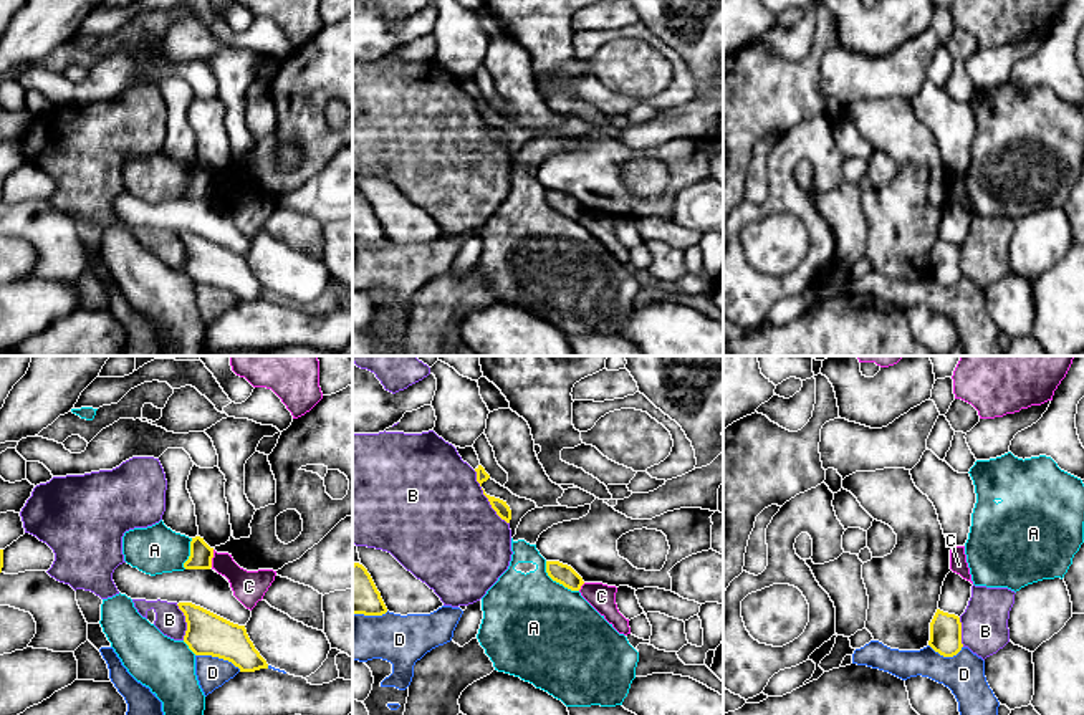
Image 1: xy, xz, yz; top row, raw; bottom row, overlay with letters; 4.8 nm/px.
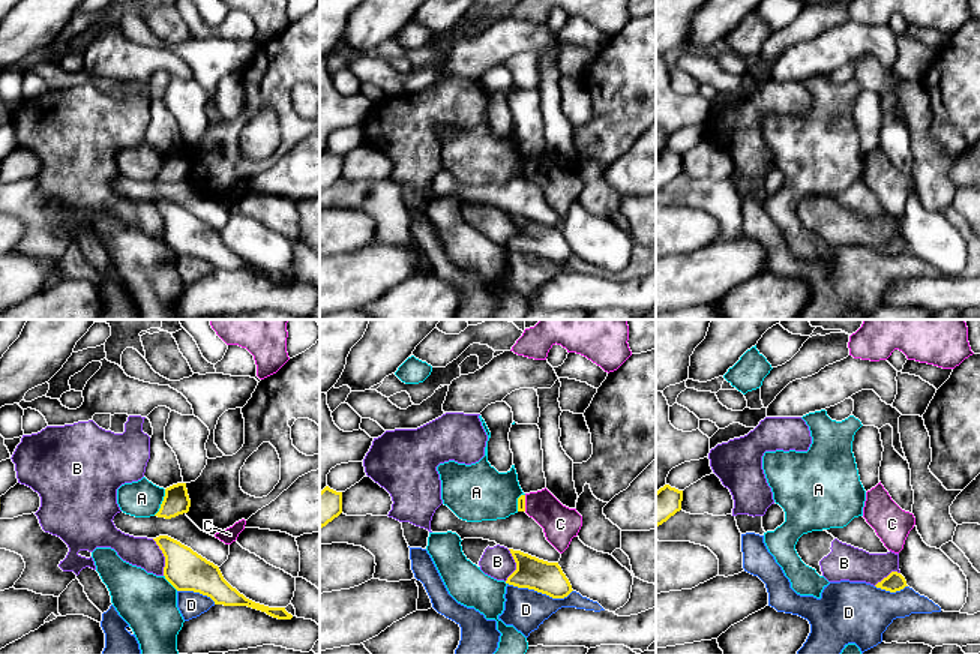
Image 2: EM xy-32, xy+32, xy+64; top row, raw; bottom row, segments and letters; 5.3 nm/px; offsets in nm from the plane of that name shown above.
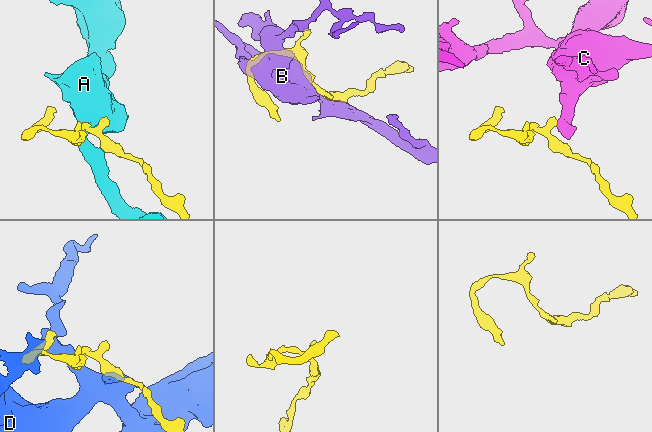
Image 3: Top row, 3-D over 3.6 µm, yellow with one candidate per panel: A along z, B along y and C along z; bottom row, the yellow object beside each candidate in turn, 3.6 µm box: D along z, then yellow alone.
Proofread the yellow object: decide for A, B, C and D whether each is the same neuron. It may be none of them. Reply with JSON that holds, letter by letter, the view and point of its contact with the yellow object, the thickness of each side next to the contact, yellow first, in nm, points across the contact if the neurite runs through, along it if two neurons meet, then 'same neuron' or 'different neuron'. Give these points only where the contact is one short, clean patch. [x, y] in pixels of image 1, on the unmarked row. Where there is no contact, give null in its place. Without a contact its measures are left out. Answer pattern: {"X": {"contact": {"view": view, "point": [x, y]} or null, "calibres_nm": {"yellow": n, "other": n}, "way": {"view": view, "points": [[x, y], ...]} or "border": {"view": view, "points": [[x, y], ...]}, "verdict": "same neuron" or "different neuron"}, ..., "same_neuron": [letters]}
{"A": {"contact": {"view": "xz", "point": [556, 211]}, "calibres_nm": {"yellow": 100, "other": 500}, "verdict": "different neuron"}, "B": {"contact": {"view": "xz", "point": [487, 126]}, "calibres_nm": {"yellow": 70, "other": 480}, "verdict": "different neuron"}, "C": {"contact": {"view": "xy", "point": [212, 186]}, "calibres_nm": {"yellow": 110, "other": 160}, "border": {"view": "xy", "points": [[214, 179], [211, 196]]}, "verdict": "different neuron"}, "D": {"contact": {"view": "xy", "point": [219, 287]}, "calibres_nm": {"yellow": 200, "other": 160}, "verdict": "different neuron"}, "same_neuron": []}

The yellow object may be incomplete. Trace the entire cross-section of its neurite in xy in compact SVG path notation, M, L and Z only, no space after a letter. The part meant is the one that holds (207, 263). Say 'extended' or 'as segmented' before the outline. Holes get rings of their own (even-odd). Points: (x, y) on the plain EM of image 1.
as segmented; M179 232L185 245L184 271L195 285L212 285L232 291L240 301L268 298L255 278L245 255L233 253L192 232Z

